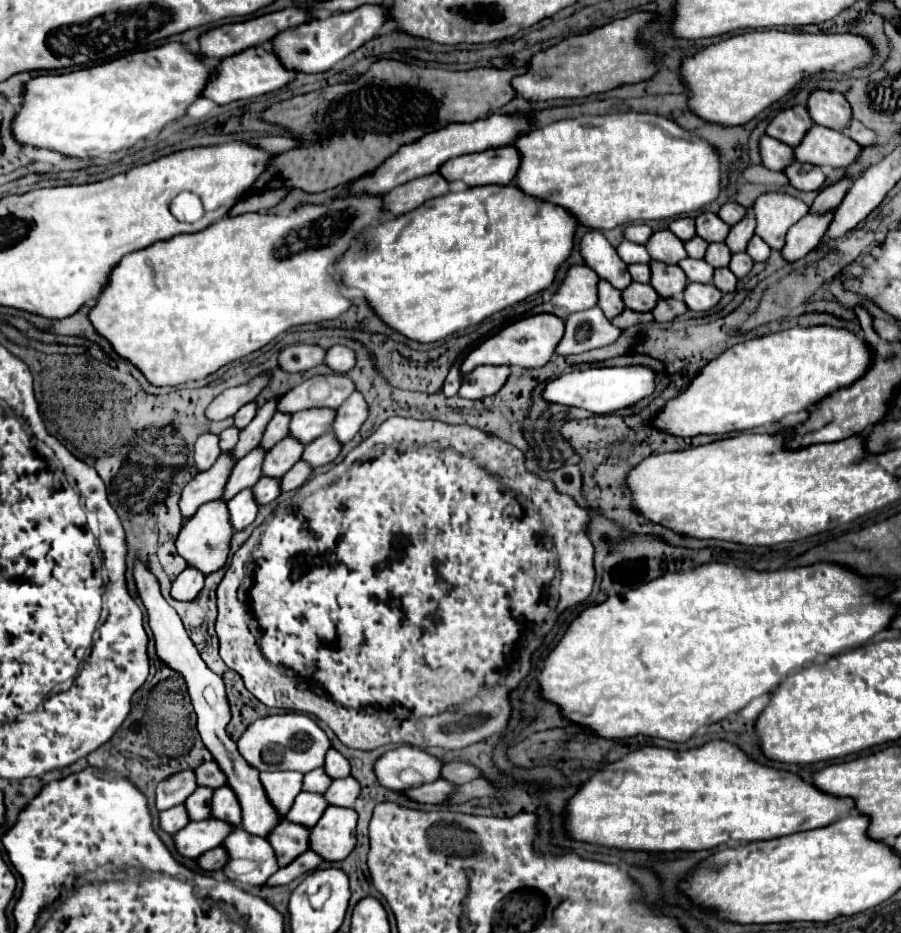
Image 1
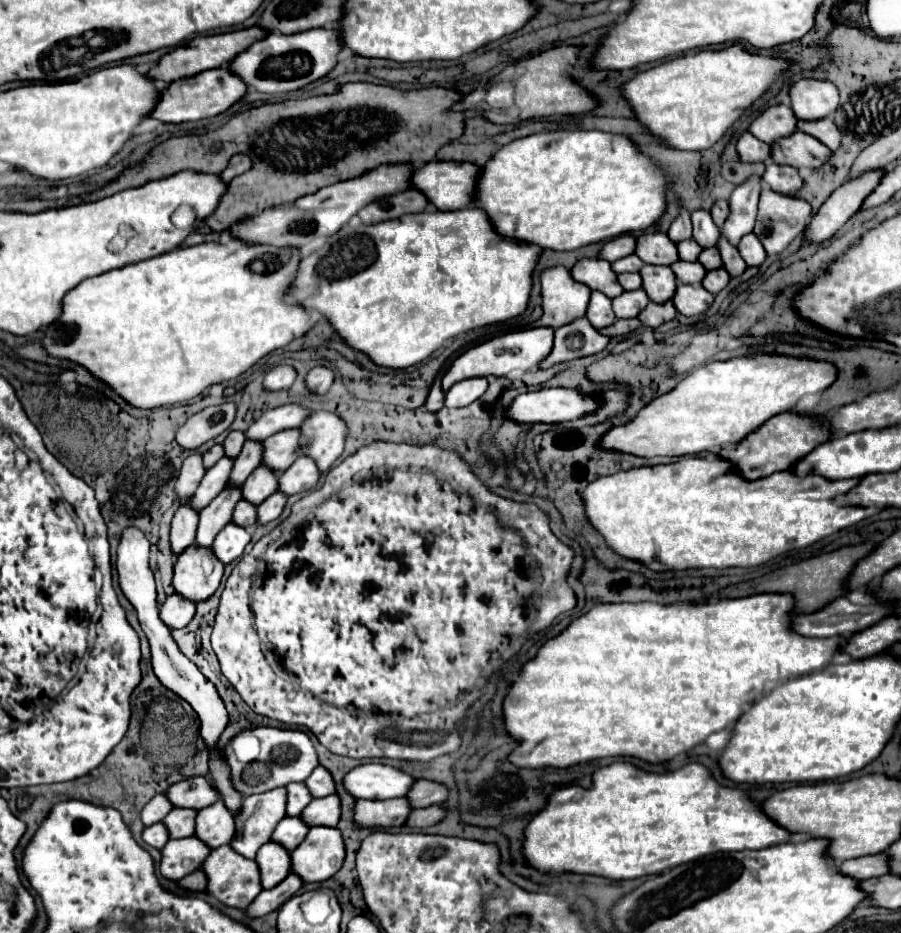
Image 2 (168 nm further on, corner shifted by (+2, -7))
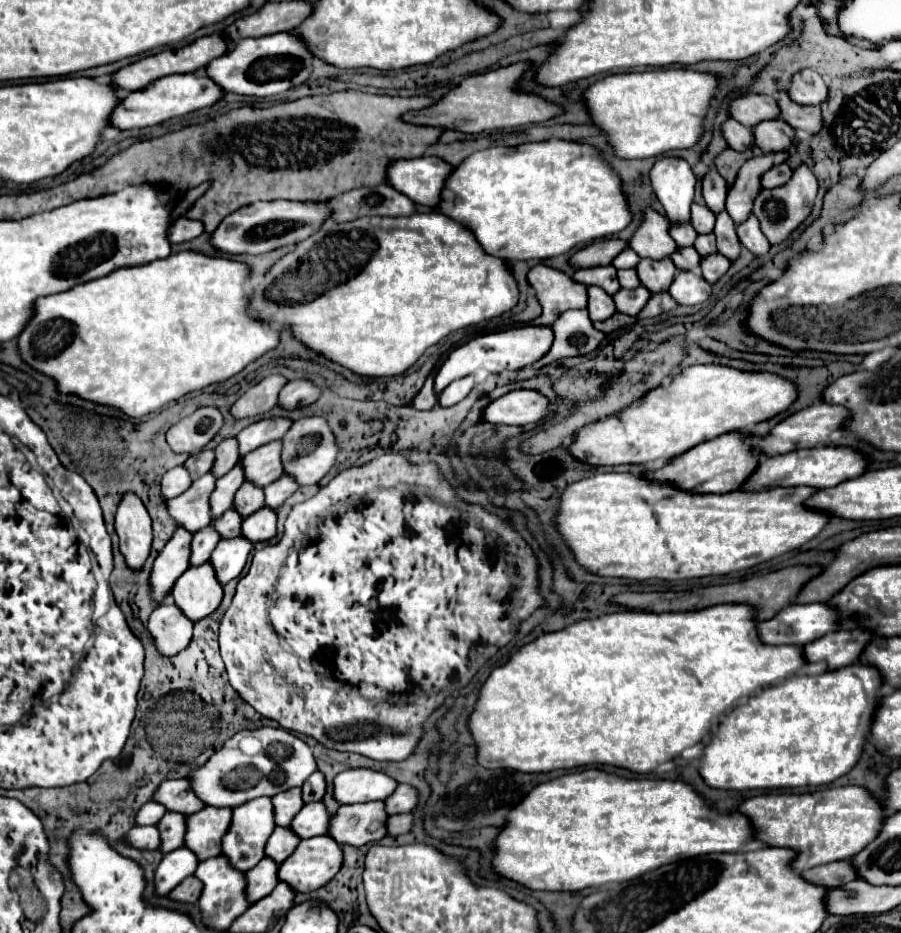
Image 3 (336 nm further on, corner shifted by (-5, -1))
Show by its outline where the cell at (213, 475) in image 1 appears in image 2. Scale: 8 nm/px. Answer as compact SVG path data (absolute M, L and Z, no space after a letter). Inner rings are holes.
M189 496L181 498L181 506L175 510L175 516L171 522L171 550L175 554L179 554L183 548L195 542L197 516L199 512L193 512L193 508L189 508Z

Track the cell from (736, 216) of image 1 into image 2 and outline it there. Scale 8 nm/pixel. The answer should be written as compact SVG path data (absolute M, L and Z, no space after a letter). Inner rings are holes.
M723 200L715 202L713 208L711 208L711 216L713 216L713 222L721 228L725 224L725 220L729 218L729 204L723 202Z

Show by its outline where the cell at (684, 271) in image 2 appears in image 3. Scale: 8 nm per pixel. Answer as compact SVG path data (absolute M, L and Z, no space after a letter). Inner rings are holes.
M692 246L678 248L670 258L672 258L674 266L680 268L680 270L688 270L688 272L698 272L700 270L700 254Z

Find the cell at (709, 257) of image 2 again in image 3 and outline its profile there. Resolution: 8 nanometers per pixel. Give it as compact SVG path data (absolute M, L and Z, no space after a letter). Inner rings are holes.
M698 234L696 242L694 242L694 248L698 250L700 256L716 252L716 238L714 238L714 234Z

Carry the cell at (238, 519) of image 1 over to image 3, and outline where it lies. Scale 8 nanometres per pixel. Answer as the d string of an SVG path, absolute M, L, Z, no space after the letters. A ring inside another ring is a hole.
M242 536L218 542L218 546L210 556L210 566L214 568L216 580L222 586L226 586L230 580L240 576L250 550L252 550L252 544Z

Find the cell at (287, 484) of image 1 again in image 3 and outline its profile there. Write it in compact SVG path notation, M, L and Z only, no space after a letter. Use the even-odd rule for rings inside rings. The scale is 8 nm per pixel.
M260 508L256 510L256 514L244 518L242 536L252 544L272 540L276 536L276 512L270 508Z

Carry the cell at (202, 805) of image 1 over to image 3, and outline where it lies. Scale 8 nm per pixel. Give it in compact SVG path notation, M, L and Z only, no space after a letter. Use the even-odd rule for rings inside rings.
M166 812L162 820L158 822L160 830L160 852L168 854L184 844L184 834L186 834L186 822L184 814L178 812Z

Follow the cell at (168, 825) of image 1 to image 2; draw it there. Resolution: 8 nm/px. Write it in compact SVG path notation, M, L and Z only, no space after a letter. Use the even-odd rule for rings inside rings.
M157 822L157 824L149 826L149 828L145 828L143 840L147 844L151 844L151 846L155 846L155 848L161 850L167 844L167 840L169 840L169 832L165 832L165 824L163 822Z

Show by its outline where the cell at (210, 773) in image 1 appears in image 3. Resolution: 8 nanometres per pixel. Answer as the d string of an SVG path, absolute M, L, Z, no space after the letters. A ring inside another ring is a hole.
M186 778L180 780L164 780L152 800L160 802L168 812L180 812L180 814L194 814L204 808L204 804L196 798L196 794L190 788L190 782Z

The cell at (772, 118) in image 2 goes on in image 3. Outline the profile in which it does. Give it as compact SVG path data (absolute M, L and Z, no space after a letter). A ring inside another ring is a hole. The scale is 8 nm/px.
M742 94L730 100L728 104L730 118L738 120L746 128L754 128L764 120L774 120L780 116L778 104L772 96L764 94Z

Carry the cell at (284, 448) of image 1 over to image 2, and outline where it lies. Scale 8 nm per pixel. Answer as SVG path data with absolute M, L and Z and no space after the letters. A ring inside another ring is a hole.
M255 468L243 484L243 498L259 506L265 498L277 492L277 478L279 472L269 472L269 468Z

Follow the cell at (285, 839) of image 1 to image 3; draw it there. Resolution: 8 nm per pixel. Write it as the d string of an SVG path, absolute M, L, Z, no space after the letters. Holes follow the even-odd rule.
M262 858L252 870L246 872L246 894L248 894L248 904L256 904L260 898L268 896L268 892L278 884L276 878L278 864L272 862L270 858Z

